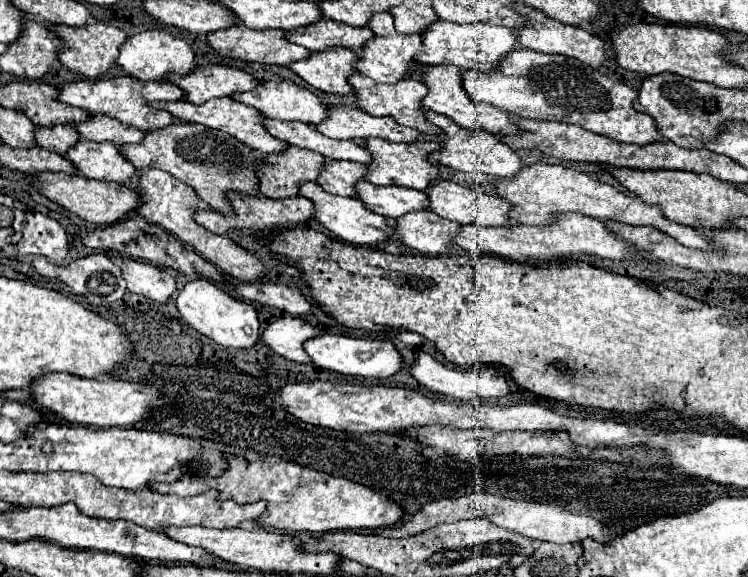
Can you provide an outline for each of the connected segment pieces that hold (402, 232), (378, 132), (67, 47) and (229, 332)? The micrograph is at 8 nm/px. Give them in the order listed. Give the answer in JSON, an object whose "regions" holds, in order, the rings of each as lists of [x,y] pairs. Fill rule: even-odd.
{"regions":[[[[410,211],[394,221],[396,239],[424,255],[440,255],[446,253],[454,243],[454,233],[458,233],[460,225],[452,221],[442,221],[436,213],[426,211]]],[[[330,105],[328,117],[312,127],[326,137],[354,139],[358,143],[368,137],[410,143],[418,137],[418,131],[398,125],[392,117],[370,117],[368,113],[362,113],[362,109],[346,105]]],[[[90,21],[82,27],[68,27],[68,25],[56,25],[52,27],[56,37],[62,41],[62,49],[58,51],[58,61],[68,67],[70,71],[86,77],[86,79],[98,79],[102,77],[118,57],[118,45],[126,41],[126,33],[118,27],[112,27],[102,21]],[[78,69],[90,69],[90,71],[78,71]]],[[[196,279],[190,281],[178,295],[176,299],[176,307],[182,315],[182,319],[194,327],[198,333],[202,333],[204,337],[210,337],[214,343],[224,345],[224,347],[234,347],[234,349],[250,349],[256,345],[260,333],[260,321],[258,321],[258,313],[256,307],[246,303],[246,301],[238,301],[234,297],[230,297],[228,293],[224,293],[218,285],[206,281],[206,279]]]]}

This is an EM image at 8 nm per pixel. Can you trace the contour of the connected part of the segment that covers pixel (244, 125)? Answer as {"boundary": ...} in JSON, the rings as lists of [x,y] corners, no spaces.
{"boundary":[[[230,97],[210,99],[204,105],[190,105],[188,101],[152,101],[150,107],[158,109],[158,111],[168,111],[178,121],[200,123],[200,125],[206,125],[210,129],[218,129],[222,133],[228,133],[230,137],[238,139],[240,143],[250,145],[252,149],[258,149],[266,155],[268,153],[280,153],[282,149],[286,149],[284,141],[274,141],[274,137],[270,137],[270,133],[266,133],[266,129],[262,129],[262,125],[258,125],[258,117],[262,117],[262,113],[258,113],[256,109],[250,109],[248,105],[242,105]]]}

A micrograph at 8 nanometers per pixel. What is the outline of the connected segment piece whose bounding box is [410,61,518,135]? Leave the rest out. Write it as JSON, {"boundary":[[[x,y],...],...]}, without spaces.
{"boundary":[[[412,61],[410,71],[418,71],[422,77],[422,83],[428,87],[426,97],[420,101],[422,107],[450,117],[456,125],[460,125],[464,129],[484,129],[484,131],[502,133],[502,135],[518,133],[518,129],[512,123],[508,123],[508,115],[502,109],[496,109],[486,103],[474,105],[474,101],[470,101],[470,97],[466,97],[466,91],[462,89],[460,71],[454,65],[420,65],[420,63]]]}

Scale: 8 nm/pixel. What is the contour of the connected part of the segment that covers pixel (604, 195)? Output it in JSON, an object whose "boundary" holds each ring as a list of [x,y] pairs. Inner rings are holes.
{"boundary":[[[542,163],[526,165],[522,169],[522,173],[516,173],[514,177],[498,179],[494,183],[494,189],[496,189],[498,197],[502,197],[510,203],[510,207],[512,207],[510,219],[514,219],[516,223],[548,225],[554,215],[574,211],[574,213],[582,213],[588,217],[612,219],[612,221],[628,223],[628,225],[652,225],[658,231],[668,233],[670,237],[674,237],[678,243],[682,243],[686,247],[710,249],[710,241],[704,233],[700,233],[692,227],[686,227],[686,225],[666,221],[666,217],[662,217],[662,211],[658,207],[644,205],[644,201],[638,201],[638,197],[634,197],[632,193],[620,193],[612,185],[594,181],[588,175],[568,169],[568,167],[562,167],[562,165],[542,165]]]}

